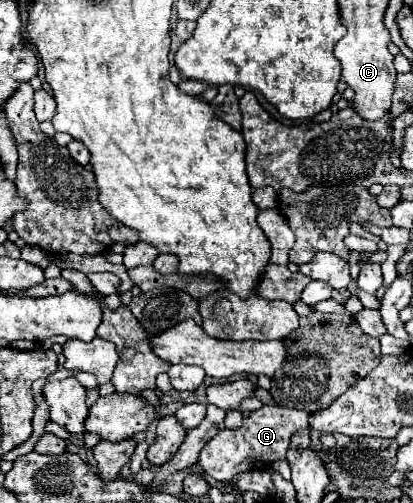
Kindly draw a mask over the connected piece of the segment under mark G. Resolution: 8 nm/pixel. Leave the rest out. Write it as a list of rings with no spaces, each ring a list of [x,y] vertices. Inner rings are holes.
[[[263,406],[255,412],[251,412],[243,426],[237,430],[221,430],[215,438],[211,438],[197,460],[197,464],[203,468],[203,472],[215,480],[229,482],[235,474],[245,472],[249,468],[267,468],[277,460],[285,460],[285,452],[289,448],[289,438],[301,430],[309,428],[311,412],[307,410],[295,410],[285,406]]]

